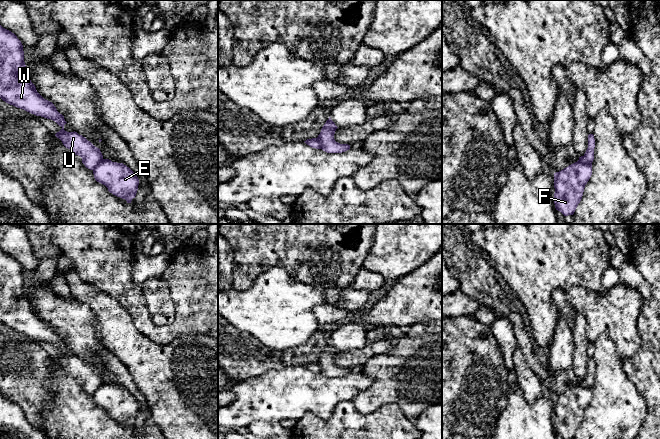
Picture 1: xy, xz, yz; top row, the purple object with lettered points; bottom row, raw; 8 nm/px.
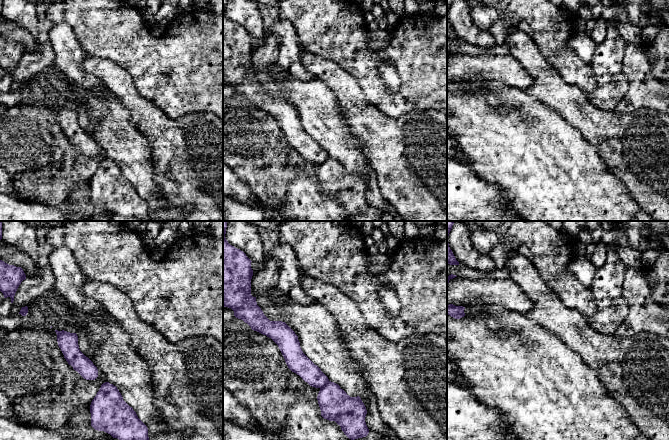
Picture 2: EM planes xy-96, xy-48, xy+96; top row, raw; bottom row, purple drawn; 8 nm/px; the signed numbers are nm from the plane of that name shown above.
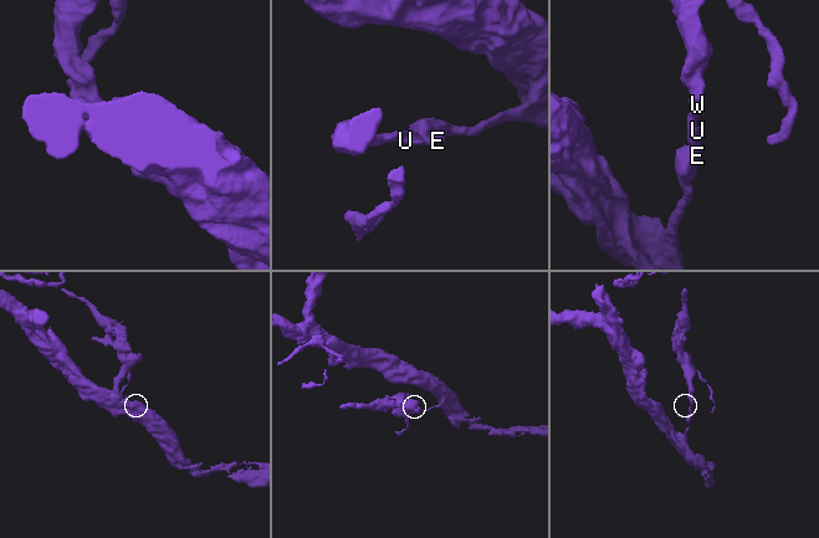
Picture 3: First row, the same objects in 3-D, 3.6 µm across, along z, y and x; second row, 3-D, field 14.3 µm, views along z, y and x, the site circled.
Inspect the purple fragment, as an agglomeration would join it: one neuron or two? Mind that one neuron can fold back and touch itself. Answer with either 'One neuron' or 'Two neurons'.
Two neurons

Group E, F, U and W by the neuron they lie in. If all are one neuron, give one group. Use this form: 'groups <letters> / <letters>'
groups E F / U W

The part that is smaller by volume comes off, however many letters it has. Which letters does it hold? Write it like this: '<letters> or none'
U, W

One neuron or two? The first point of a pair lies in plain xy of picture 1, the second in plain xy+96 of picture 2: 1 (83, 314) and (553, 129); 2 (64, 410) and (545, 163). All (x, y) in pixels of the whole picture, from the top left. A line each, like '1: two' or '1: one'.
1: two
2: one

